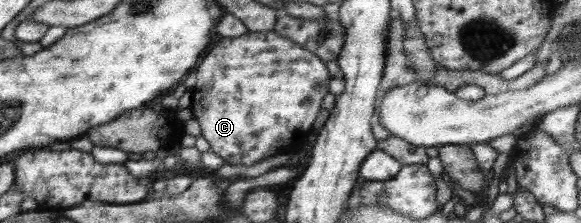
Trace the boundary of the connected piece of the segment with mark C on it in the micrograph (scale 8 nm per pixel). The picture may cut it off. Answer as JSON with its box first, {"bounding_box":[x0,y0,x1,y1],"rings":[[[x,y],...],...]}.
{"bounding_box":[189,31,330,165],"rings":[[[262,31],[262,32],[246,32],[240,37],[224,38],[221,37],[217,43],[214,43],[212,47],[205,52],[204,57],[200,60],[200,65],[196,67],[195,71],[196,85],[190,90],[190,104],[189,109],[191,115],[200,126],[200,134],[209,144],[209,150],[212,153],[218,155],[218,157],[224,160],[224,163],[232,165],[254,165],[258,161],[266,159],[272,155],[281,153],[291,153],[301,145],[302,141],[310,133],[312,123],[316,119],[316,113],[320,109],[320,101],[324,98],[326,93],[329,93],[329,79],[330,72],[327,69],[326,64],[319,59],[314,52],[308,51],[302,45],[295,44],[292,40],[287,40],[283,36],[278,35],[274,31]]]}

